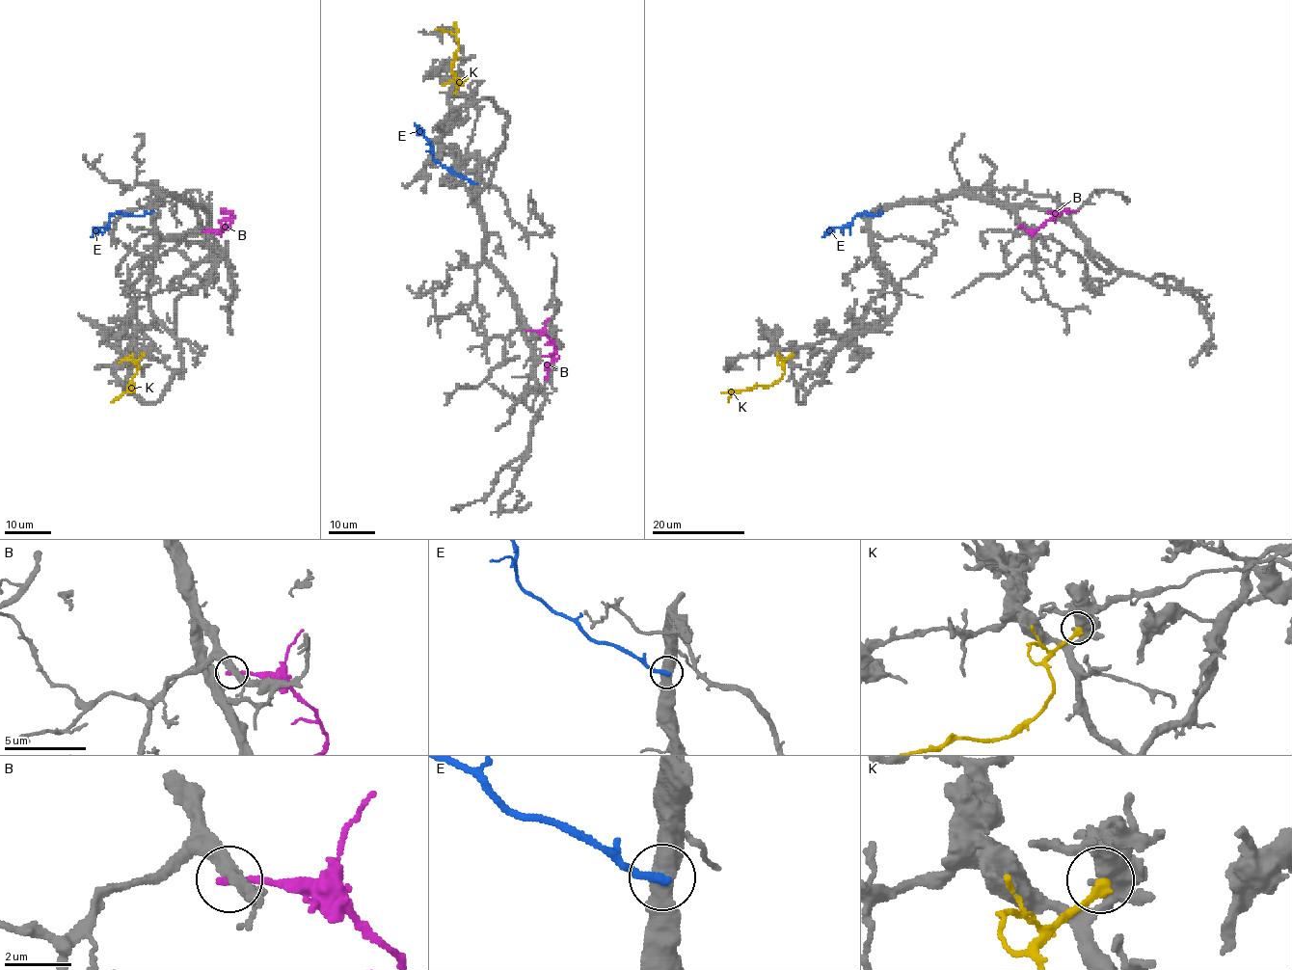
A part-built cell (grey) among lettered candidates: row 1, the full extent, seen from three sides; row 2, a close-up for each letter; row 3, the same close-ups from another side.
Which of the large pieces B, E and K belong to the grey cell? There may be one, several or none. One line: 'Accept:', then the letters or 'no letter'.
Accept: no letter

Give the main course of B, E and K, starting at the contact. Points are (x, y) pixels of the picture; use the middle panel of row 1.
B: (529, 330), (541, 330), (555, 348), (544, 380)
E: (475, 182), (454, 175), (435, 159), (429, 140), (414, 123)
K: (455, 92), (461, 85), (452, 72), (454, 54), (459, 47), (458, 40), (451, 32), (435, 30)

